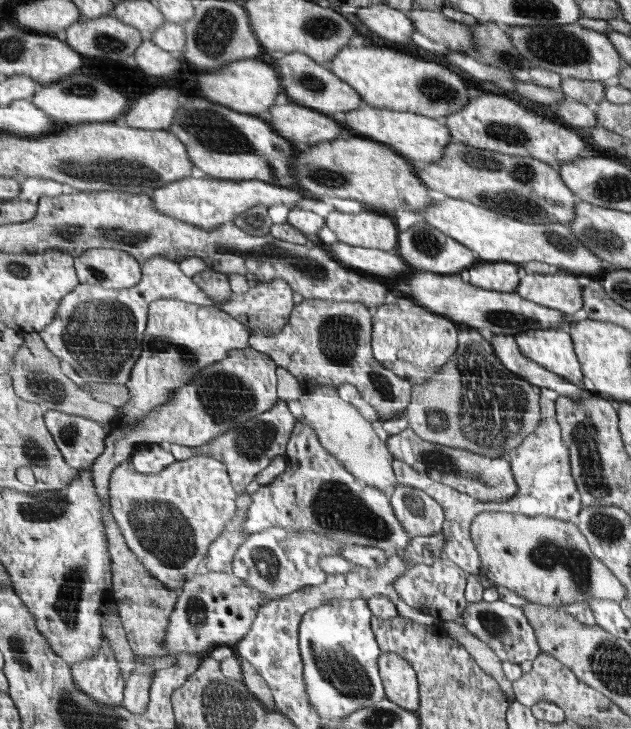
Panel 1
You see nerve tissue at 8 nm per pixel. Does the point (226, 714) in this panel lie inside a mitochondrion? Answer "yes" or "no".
yes

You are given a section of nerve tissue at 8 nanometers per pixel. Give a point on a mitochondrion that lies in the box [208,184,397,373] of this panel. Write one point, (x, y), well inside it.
(338, 335)

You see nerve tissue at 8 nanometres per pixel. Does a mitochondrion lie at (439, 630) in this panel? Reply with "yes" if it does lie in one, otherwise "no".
no

